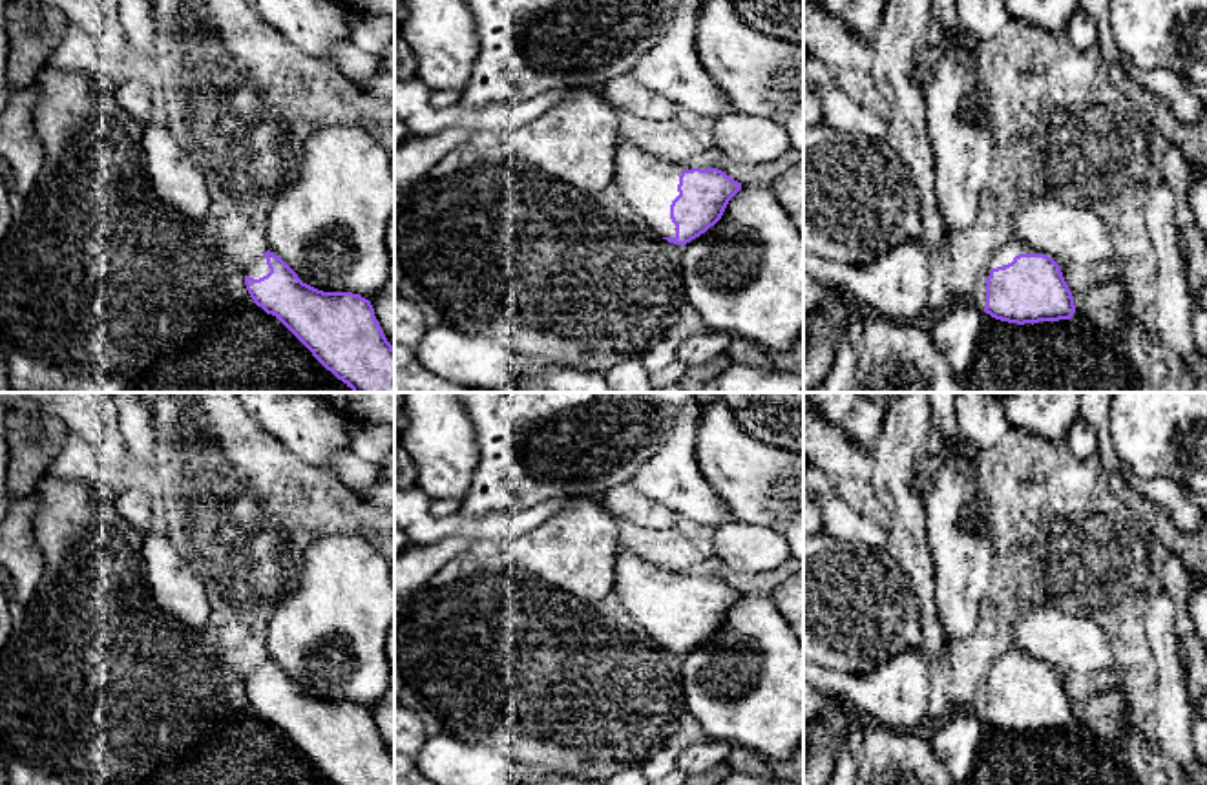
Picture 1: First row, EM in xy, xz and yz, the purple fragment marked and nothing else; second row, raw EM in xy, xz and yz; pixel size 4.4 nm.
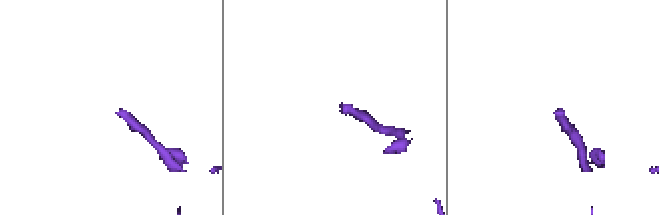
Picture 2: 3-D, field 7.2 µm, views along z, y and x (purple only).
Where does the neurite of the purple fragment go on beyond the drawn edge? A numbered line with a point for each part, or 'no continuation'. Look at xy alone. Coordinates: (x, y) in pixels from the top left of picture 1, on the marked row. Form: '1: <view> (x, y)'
1: xy (256, 267)

